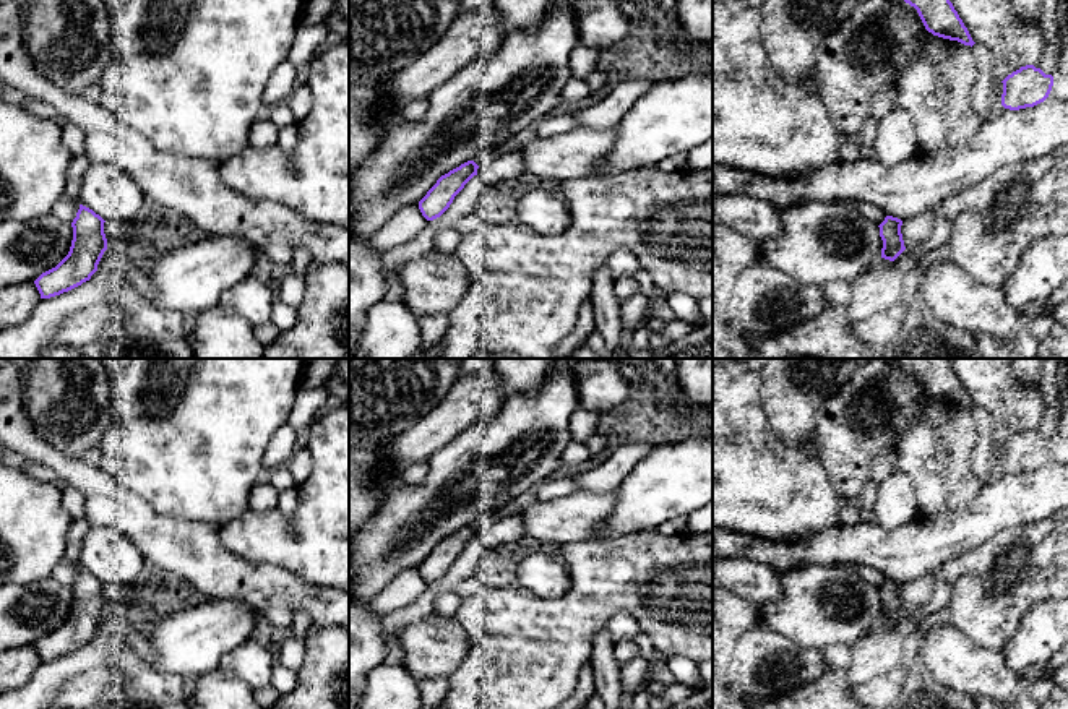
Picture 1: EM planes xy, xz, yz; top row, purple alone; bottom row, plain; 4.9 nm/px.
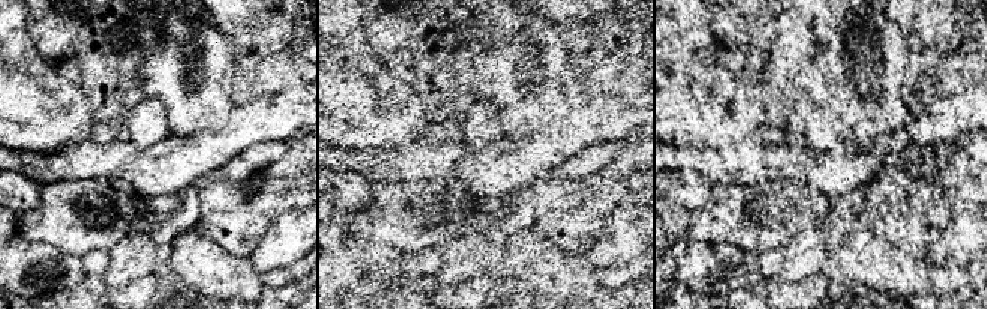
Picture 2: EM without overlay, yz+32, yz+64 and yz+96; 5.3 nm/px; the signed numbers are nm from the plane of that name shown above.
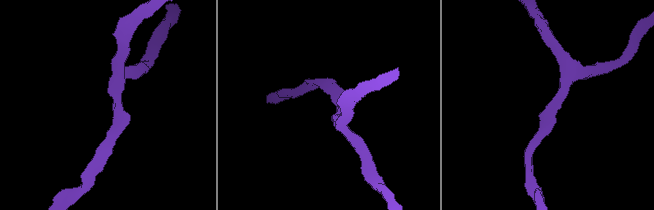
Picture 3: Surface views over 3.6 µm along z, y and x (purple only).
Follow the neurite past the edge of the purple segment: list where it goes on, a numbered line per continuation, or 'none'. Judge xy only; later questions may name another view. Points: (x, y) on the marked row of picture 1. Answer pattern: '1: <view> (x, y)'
none

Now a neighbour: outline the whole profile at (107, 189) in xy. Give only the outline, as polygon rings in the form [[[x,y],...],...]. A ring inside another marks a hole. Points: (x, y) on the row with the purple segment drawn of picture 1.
[[[91,162],[83,175],[78,200],[104,221],[123,224],[135,219],[144,193],[120,165]]]

